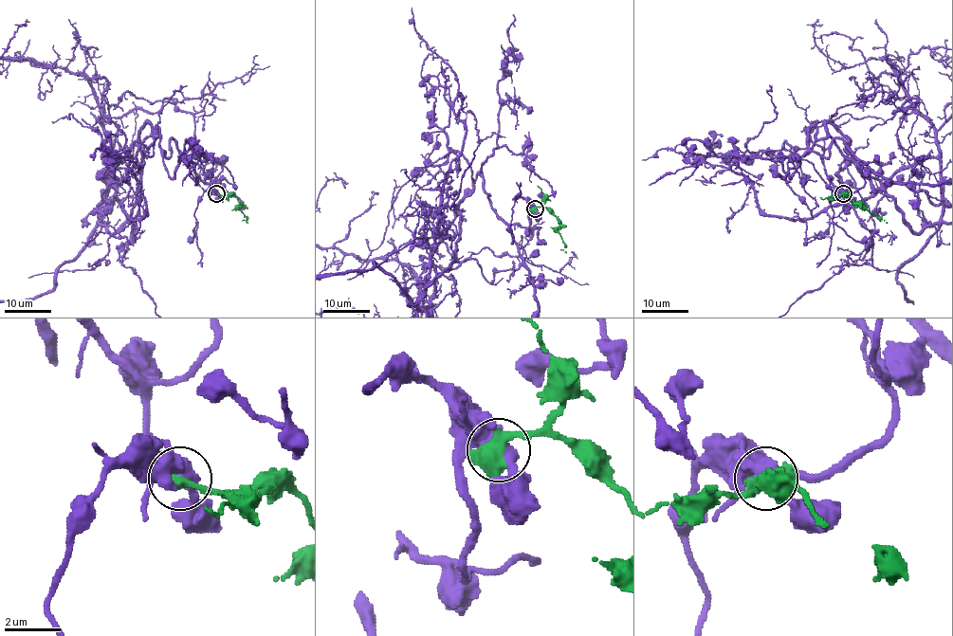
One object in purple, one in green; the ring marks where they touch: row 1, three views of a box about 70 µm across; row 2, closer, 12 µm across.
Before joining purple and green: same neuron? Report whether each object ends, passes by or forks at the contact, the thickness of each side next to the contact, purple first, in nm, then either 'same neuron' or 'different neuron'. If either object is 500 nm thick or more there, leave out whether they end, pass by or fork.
calibres 550 and 800 nm; different neuron

